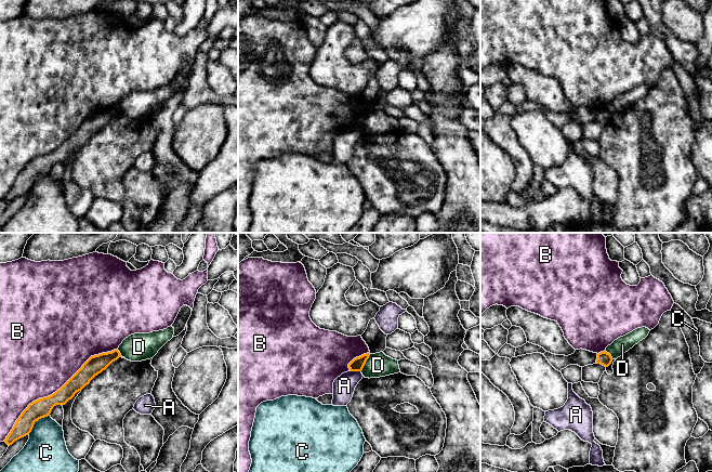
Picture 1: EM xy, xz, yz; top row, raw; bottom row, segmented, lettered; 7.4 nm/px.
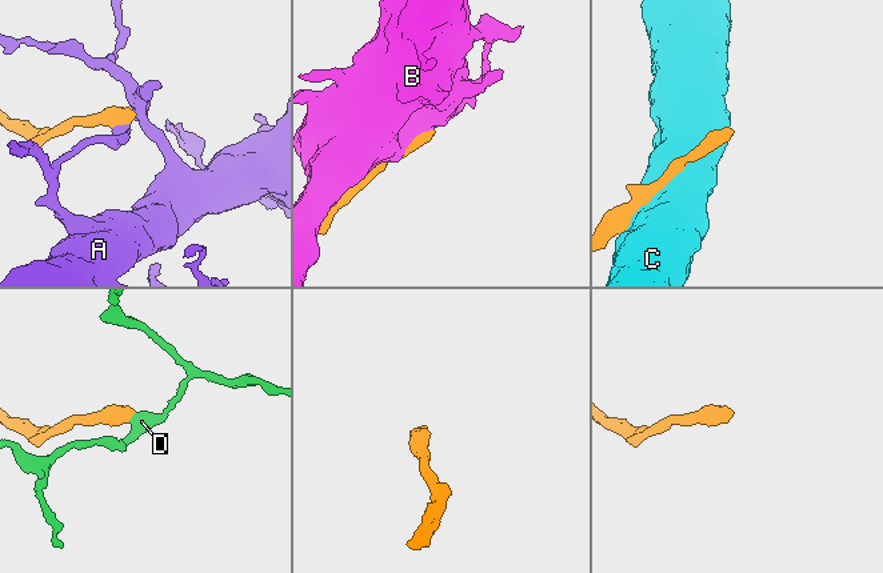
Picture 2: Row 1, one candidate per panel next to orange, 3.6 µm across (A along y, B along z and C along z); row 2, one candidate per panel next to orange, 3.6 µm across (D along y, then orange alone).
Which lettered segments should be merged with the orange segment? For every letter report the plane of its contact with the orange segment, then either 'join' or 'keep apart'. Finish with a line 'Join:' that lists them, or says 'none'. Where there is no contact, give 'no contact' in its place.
A: xz | keep apart
B: xy | keep apart
C: xy | keep apart
D: xz | keep apart
Join: none

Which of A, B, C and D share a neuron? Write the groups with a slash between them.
A / B / C / D

